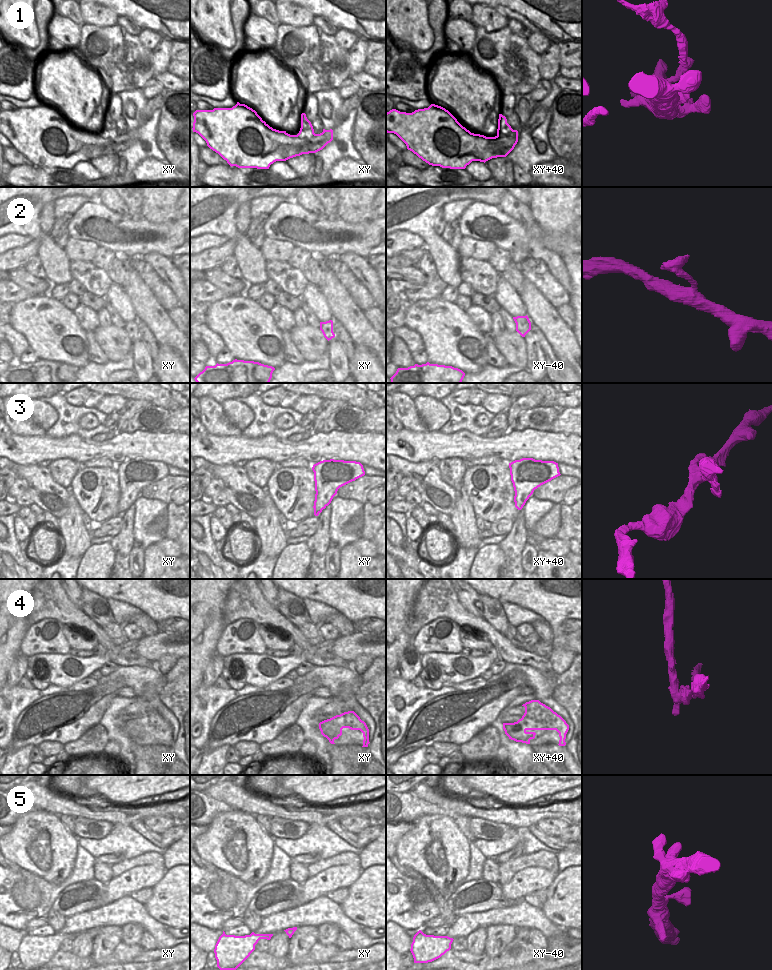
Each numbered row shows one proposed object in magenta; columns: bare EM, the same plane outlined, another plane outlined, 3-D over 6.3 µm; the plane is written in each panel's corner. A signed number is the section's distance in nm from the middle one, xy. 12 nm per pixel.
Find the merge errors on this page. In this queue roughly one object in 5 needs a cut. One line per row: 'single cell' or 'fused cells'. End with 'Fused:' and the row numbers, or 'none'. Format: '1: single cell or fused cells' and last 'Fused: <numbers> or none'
1: fused cells
2: single cell
3: single cell
4: fused cells
5: single cell
Fused: 1, 4

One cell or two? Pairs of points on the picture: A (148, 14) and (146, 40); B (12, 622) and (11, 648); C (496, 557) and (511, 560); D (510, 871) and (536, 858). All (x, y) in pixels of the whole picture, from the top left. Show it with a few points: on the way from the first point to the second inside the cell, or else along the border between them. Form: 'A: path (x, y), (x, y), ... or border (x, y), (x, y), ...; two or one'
A: border (142, 28), (156, 31), (162, 37); two
B: path (11, 628), (11, 642); one
C: border (498, 544), (504, 555), (504, 563), (501, 568); two
D: path (516, 865), (525, 860), (530, 860); one

